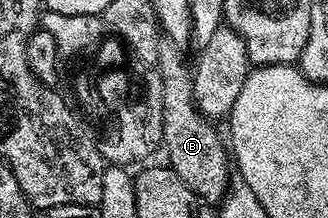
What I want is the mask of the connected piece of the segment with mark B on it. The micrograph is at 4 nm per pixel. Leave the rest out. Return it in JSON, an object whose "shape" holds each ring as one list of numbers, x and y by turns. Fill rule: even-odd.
{"shape":[[161,39,158,46,158,62,155,72,162,78,162,102,164,103,163,151,168,151,167,163,176,171,182,182,203,201,221,199,230,183,230,160,226,144,196,111,192,98,192,72,184,65,181,45,175,40],[225,152,225,154,224,154],[229,168,229,172,228,172]]}

